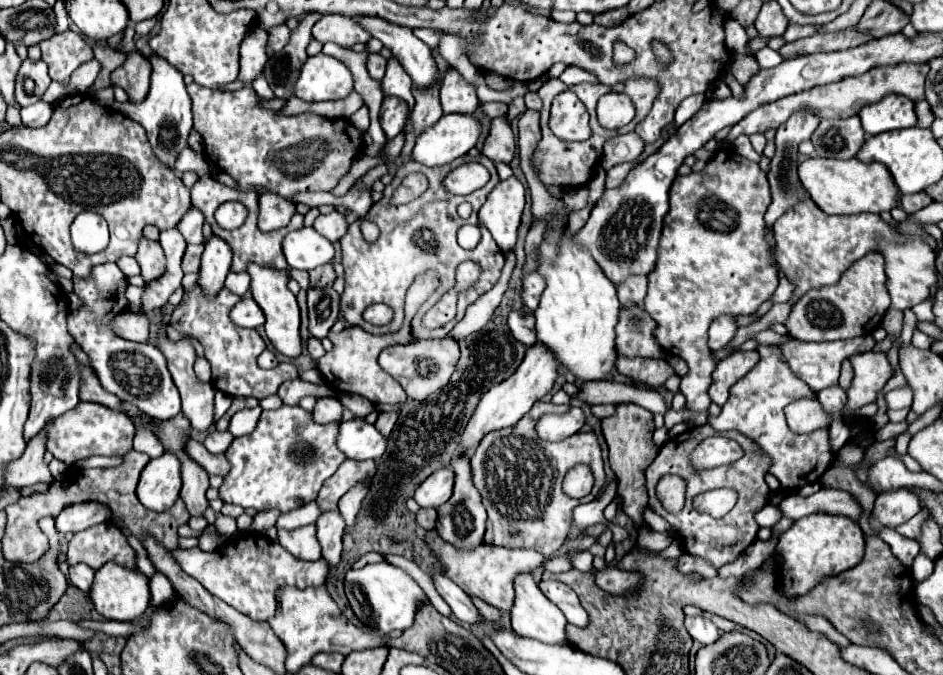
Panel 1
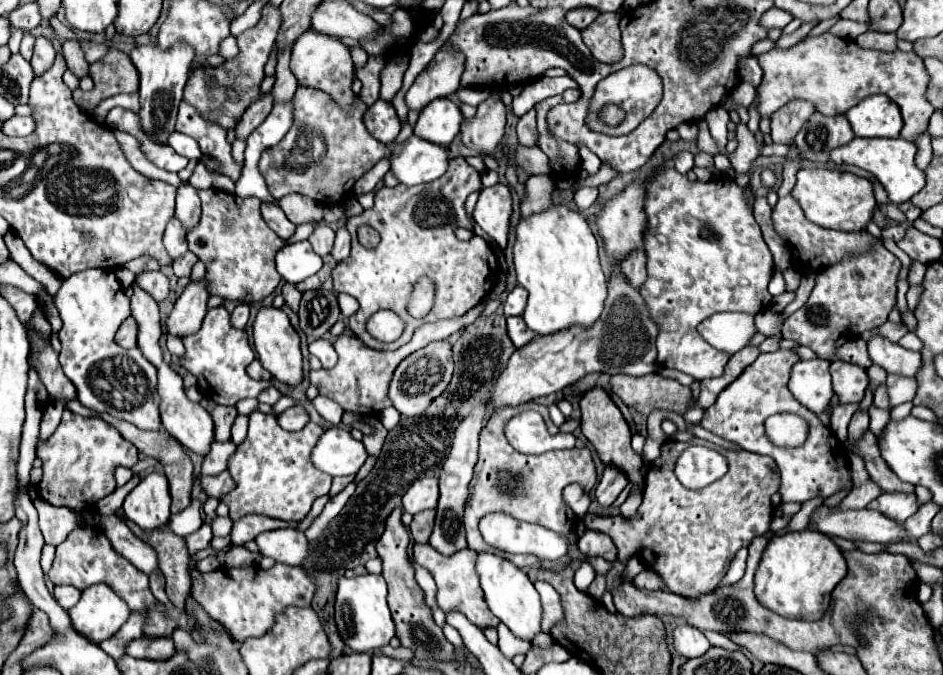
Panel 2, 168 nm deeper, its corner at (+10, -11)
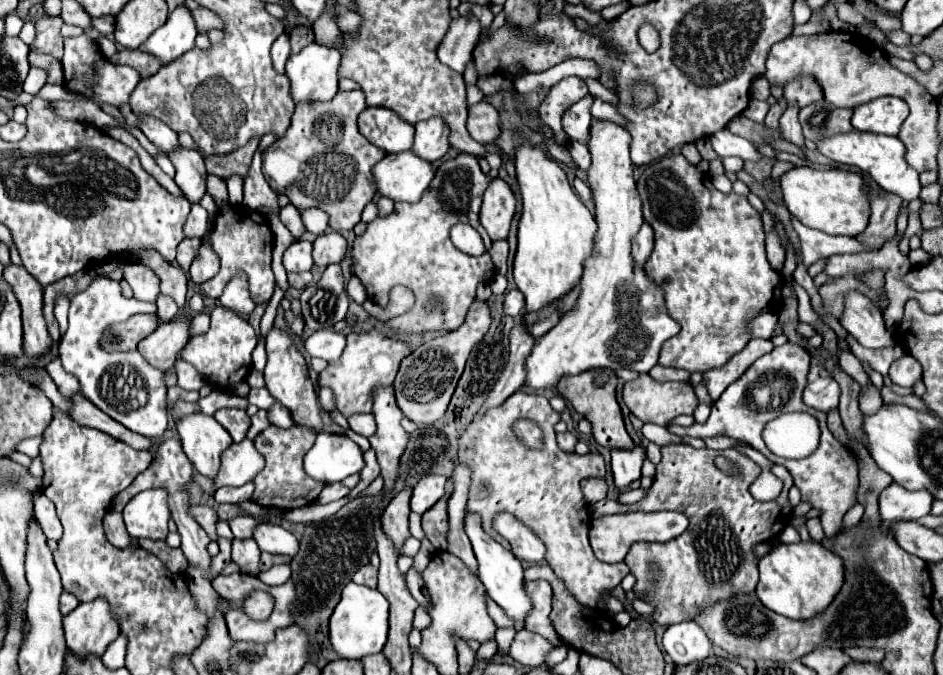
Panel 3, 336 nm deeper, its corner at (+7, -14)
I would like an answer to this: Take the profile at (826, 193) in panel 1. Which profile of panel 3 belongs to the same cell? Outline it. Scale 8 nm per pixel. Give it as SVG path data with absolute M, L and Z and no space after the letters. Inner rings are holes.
M809 166L791 168L781 176L781 192L787 210L805 226L825 234L857 236L869 224L871 204L863 188L863 178L847 170L815 170Z

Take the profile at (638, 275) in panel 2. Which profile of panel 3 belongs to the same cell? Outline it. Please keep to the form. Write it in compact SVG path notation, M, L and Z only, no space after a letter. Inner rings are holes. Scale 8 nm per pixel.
M643 222L641 230L633 238L633 252L631 252L631 256L633 256L635 264L639 268L643 268L645 262L649 260L651 252L653 252L653 232L651 232L651 226L647 222Z

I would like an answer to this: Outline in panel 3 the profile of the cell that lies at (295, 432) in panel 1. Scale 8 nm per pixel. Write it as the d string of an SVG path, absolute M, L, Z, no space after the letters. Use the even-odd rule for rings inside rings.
M271 424L253 440L257 452L263 454L263 458L265 458L265 468L253 480L255 492L253 492L251 500L255 504L259 504L263 508L277 508L277 510L287 512L287 510L295 510L295 508L313 504L317 500L317 496L321 494L321 490L327 484L313 480L303 470L303 456L315 444L315 436L317 434L305 426L295 426L289 430L283 430L283 428L277 428Z

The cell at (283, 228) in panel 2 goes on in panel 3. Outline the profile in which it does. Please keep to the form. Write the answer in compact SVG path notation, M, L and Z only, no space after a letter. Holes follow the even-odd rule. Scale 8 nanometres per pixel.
M293 204L281 208L281 212L279 212L279 220L287 226L287 230L289 230L297 240L299 240L301 234L305 232L305 226L303 226L303 222L301 222L299 210L297 210Z

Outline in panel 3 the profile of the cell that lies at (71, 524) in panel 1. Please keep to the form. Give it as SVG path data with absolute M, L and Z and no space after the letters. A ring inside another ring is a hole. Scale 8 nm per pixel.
M41 490L35 492L35 520L41 524L41 528L49 540L59 542L59 538L63 536L63 526L55 514L53 502Z

